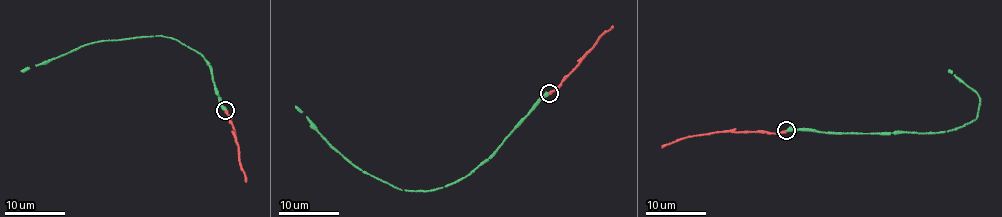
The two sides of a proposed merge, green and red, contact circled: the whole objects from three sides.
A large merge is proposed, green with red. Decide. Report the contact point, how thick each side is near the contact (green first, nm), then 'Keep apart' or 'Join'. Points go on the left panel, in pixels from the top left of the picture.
Place: (225, 110). Thickness 480 nm (green) against 320 nm. Keep apart

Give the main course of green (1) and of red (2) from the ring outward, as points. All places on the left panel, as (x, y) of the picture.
1: (224, 109), (212, 69), (205, 59), (174, 39), (162, 36), (102, 40), (21, 71)
2: (224, 111), (232, 124), (246, 182)

